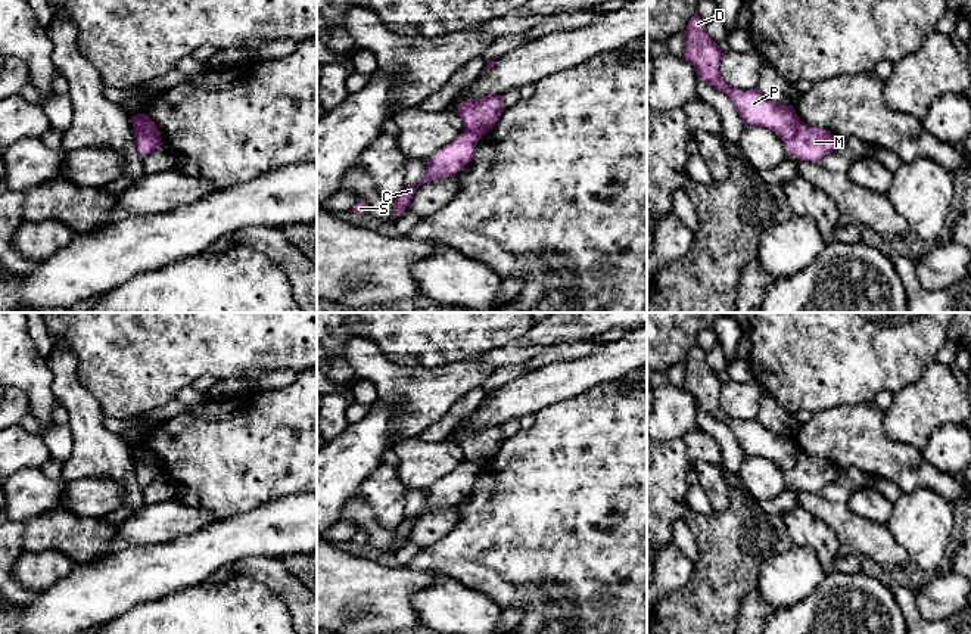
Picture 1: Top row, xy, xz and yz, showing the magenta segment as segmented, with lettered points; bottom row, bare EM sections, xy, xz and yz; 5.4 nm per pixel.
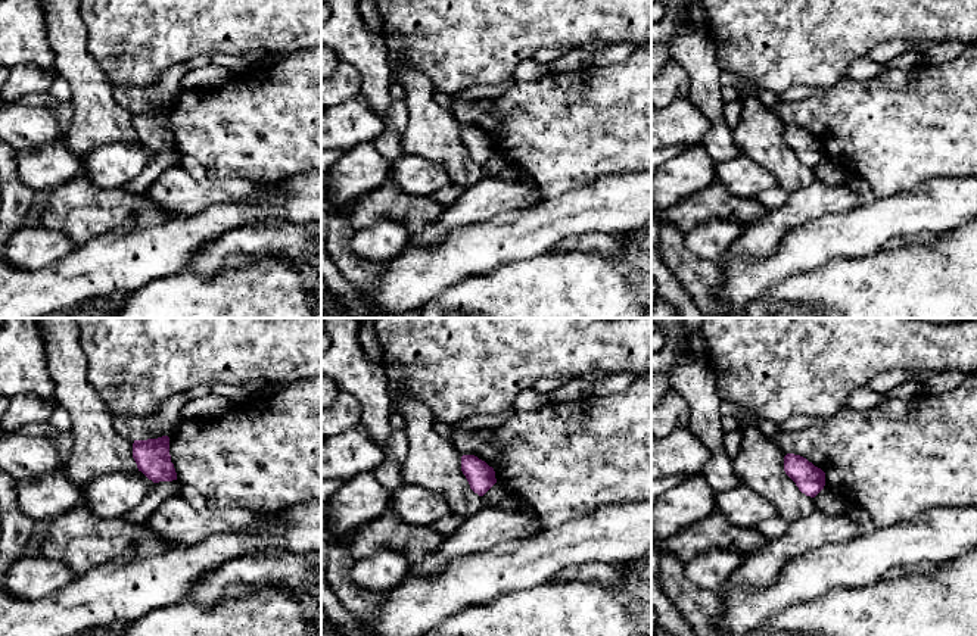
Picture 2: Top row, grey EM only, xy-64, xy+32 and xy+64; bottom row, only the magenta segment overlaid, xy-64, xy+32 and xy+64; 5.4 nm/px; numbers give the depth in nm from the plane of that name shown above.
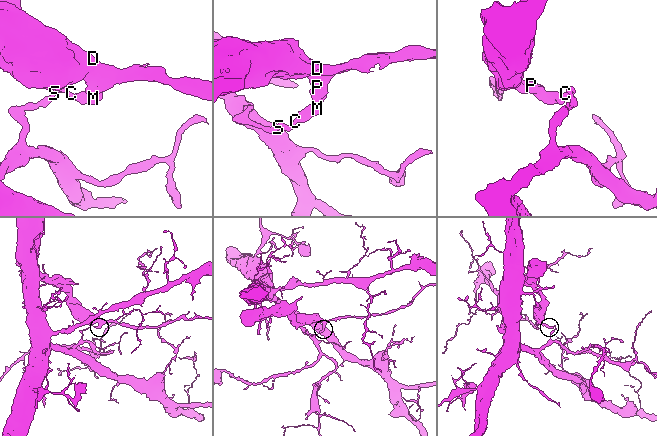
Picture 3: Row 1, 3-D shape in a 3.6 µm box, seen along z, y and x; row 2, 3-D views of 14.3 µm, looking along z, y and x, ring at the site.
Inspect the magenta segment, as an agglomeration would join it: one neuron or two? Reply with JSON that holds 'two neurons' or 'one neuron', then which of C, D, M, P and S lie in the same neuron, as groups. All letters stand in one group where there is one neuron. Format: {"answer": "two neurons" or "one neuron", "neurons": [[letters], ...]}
{"answer": "two neurons", "neurons": [["C", "M", "S"], ["D", "P"]]}

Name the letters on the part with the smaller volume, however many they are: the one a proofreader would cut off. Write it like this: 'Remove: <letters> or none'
Remove: D, P

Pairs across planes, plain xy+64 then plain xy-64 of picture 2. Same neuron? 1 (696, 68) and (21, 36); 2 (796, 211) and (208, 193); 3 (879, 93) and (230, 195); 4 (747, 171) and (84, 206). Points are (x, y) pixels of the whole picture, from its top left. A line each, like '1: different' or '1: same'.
1: same
2: same
3: different
4: different

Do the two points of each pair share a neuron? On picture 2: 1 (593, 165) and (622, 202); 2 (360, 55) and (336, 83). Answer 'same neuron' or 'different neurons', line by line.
1: different neurons
2: different neurons

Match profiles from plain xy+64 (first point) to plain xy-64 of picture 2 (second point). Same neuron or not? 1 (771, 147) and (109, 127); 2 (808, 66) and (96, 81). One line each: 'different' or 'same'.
1: same
2: different

